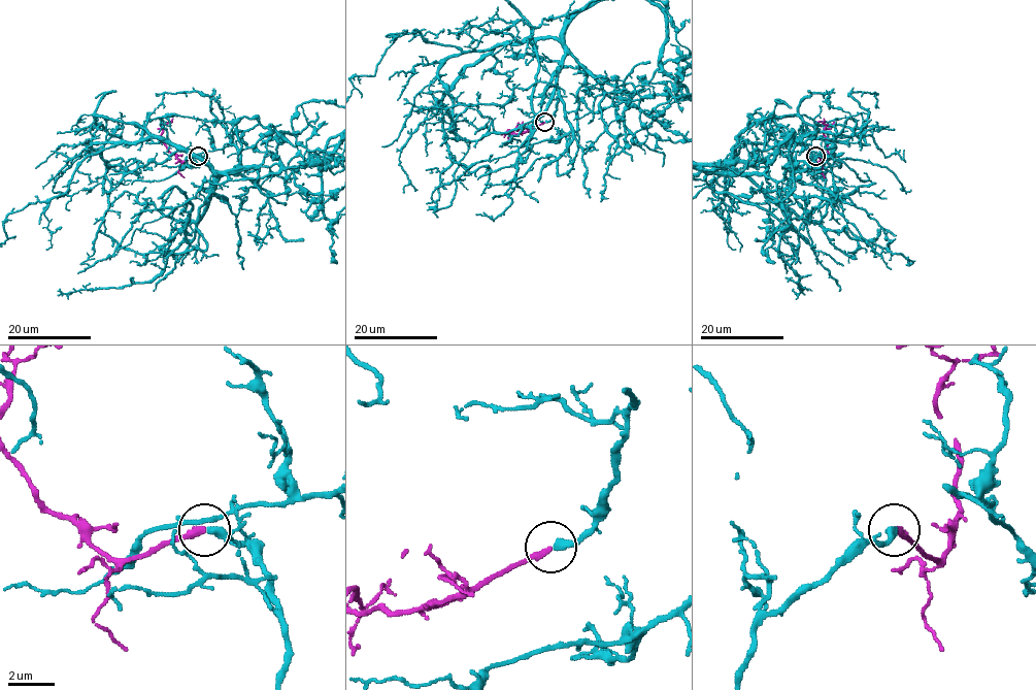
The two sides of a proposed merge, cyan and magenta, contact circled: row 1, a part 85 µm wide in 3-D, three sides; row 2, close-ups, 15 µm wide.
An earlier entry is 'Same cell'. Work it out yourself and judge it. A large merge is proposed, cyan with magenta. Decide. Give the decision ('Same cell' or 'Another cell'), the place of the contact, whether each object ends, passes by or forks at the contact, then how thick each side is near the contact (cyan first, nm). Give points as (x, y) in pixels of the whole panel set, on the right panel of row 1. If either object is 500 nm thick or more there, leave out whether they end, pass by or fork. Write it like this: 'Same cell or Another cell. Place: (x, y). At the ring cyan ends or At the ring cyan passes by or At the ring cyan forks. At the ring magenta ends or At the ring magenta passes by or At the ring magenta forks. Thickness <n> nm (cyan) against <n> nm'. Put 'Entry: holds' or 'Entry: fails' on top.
Entry: holds
Same cell. Place: (815, 156). At the ring cyan ends. At the ring magenta ends. Thickness 360 nm (cyan) against 300 nm

